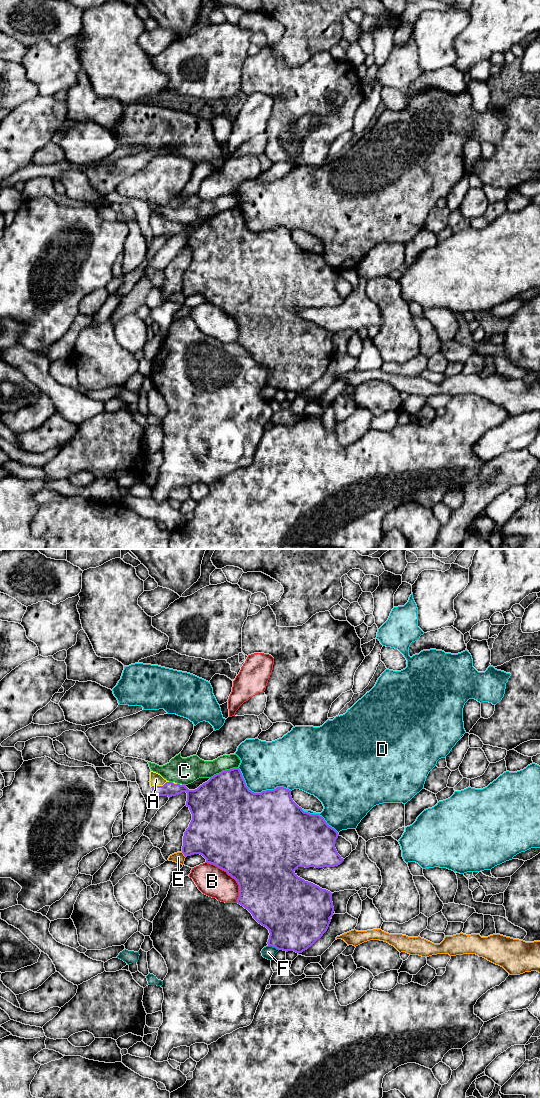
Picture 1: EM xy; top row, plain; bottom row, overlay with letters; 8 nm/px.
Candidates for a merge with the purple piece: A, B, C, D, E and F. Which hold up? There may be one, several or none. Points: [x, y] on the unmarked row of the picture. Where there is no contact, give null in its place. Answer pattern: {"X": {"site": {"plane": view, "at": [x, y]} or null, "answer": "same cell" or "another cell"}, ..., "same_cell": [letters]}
{"A": {"site": {"plane": "xy", "at": [159, 226]}, "answer": "same cell"}, "B": {"site": {"plane": "xy", "at": [232, 317]}, "answer": "another cell"}, "C": {"site": {"plane": "xy", "at": [223, 211]}, "answer": "another cell"}, "D": {"site": {"plane": "xy", "at": [261, 232]}, "answer": "another cell"}, "E": {"site": {"plane": "xy", "at": [183, 293]}, "answer": "another cell"}, "F": {"site": {"plane": "xy", "at": [273, 386]}, "answer": "another cell"}, "same_cell": ["A"]}

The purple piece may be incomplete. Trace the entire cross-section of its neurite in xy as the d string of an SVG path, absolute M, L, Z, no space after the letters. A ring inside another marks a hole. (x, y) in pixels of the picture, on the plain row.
M239 208L222 211L221 213L211 217L207 222L203 223L195 230L189 230L186 225L169 222L160 214L153 211L150 212L149 222L154 236L168 236L170 238L172 236L179 235L182 232L187 233L187 241L185 246L189 248L192 254L192 260L189 264L189 267L184 272L182 293L185 297L194 294L202 295L206 299L207 303L213 304L218 308L226 311L228 315L230 315L237 321L239 325L239 337L236 343L247 349L259 364L269 370L270 375L267 382L268 386L272 386L278 390L283 390L286 392L294 391L299 394L307 390L323 376L331 362L330 358L334 355L334 347L332 342L333 333L326 329L322 329L311 322L305 321L304 319L298 317L297 314L294 312L298 307L335 307L340 305L344 301L344 299L338 294L335 288L335 281L338 278L339 274L334 268L326 263L322 256L320 256L319 254L310 254L308 252L304 252L302 248L293 241L291 230L284 227L277 227L274 230L266 230L262 231L261 233L252 232L246 226L245 220Z

